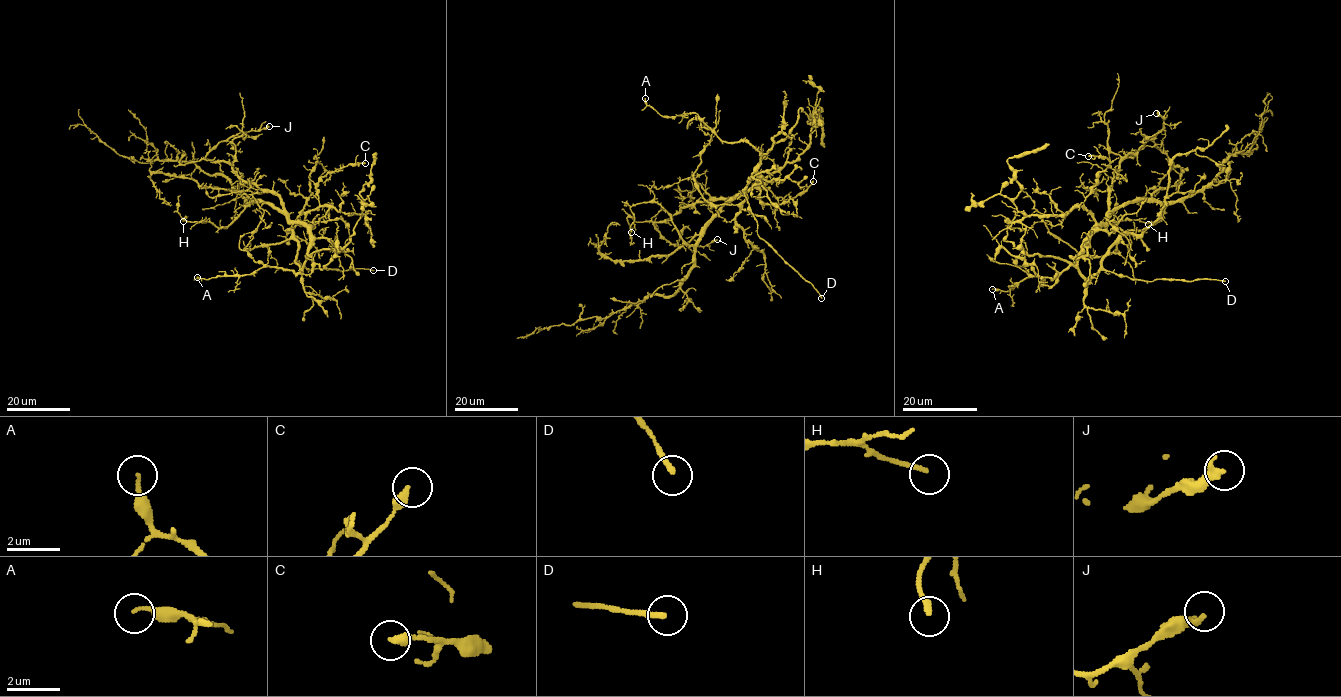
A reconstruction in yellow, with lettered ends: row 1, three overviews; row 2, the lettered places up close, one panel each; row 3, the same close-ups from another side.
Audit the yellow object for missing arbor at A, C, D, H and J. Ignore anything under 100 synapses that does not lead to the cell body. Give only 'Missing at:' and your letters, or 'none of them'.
Missing at: D

